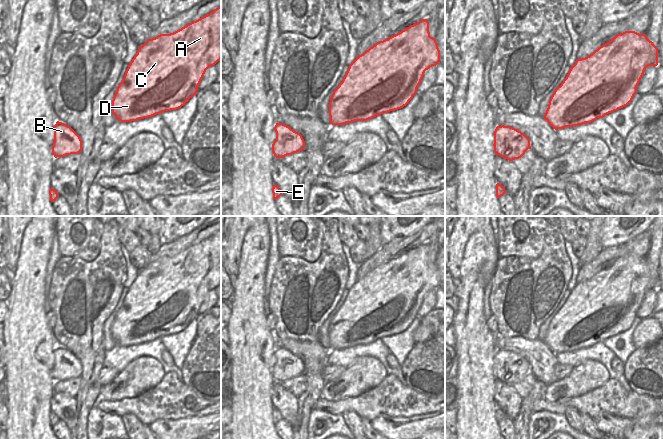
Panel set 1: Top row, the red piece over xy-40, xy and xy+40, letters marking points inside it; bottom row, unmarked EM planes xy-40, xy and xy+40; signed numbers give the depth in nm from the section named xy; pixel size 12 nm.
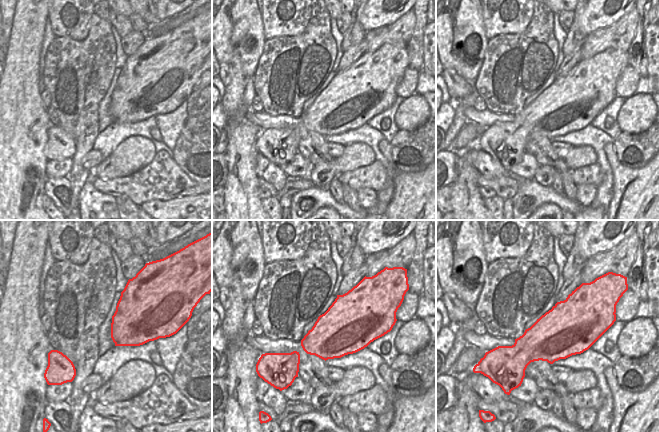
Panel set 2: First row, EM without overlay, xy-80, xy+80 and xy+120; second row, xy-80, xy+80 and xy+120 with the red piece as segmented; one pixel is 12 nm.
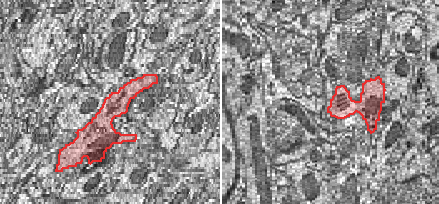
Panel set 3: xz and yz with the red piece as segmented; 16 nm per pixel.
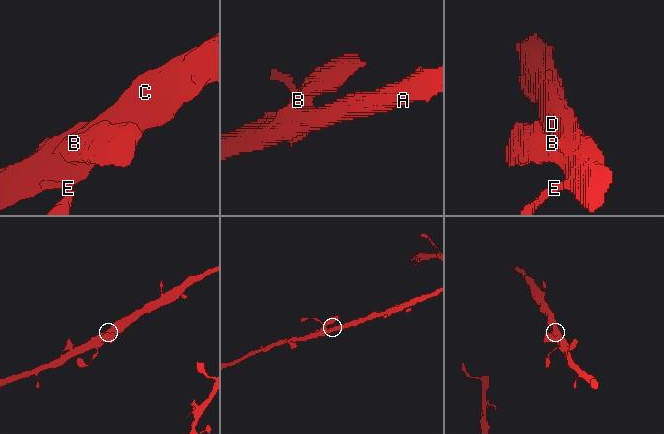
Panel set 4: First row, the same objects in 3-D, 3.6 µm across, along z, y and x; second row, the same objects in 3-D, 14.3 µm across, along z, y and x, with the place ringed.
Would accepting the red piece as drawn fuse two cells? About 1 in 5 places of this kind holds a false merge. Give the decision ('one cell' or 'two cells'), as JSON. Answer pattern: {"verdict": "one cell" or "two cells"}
{"verdict": "one cell"}

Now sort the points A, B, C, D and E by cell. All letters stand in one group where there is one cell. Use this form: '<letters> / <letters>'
A B C D E

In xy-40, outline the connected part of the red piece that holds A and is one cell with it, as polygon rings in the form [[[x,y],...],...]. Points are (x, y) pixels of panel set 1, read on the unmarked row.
[[[221,230],[181,253],[148,263],[137,274],[117,311],[112,337],[121,346],[177,334],[194,319],[206,294],[221,284]]]

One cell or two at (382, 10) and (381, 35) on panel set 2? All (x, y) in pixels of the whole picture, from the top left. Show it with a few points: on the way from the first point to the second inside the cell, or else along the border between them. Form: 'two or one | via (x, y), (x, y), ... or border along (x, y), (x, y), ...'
two | border along (402, 15), (389, 24), (366, 32)

